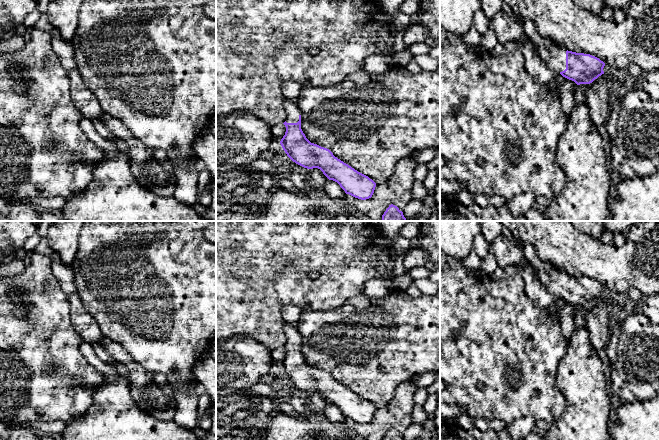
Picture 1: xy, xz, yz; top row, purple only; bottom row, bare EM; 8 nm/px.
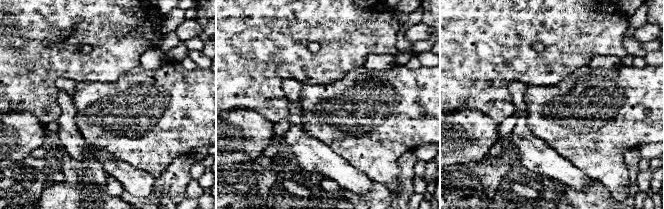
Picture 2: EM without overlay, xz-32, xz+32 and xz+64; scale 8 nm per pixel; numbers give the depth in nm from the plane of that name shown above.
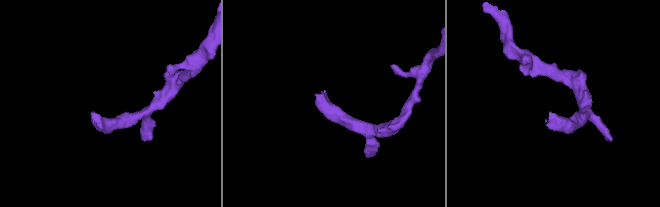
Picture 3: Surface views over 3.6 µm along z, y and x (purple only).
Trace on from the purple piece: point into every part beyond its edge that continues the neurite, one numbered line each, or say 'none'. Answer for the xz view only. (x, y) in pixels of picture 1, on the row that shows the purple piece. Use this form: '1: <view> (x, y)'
1: xz (292, 110)

